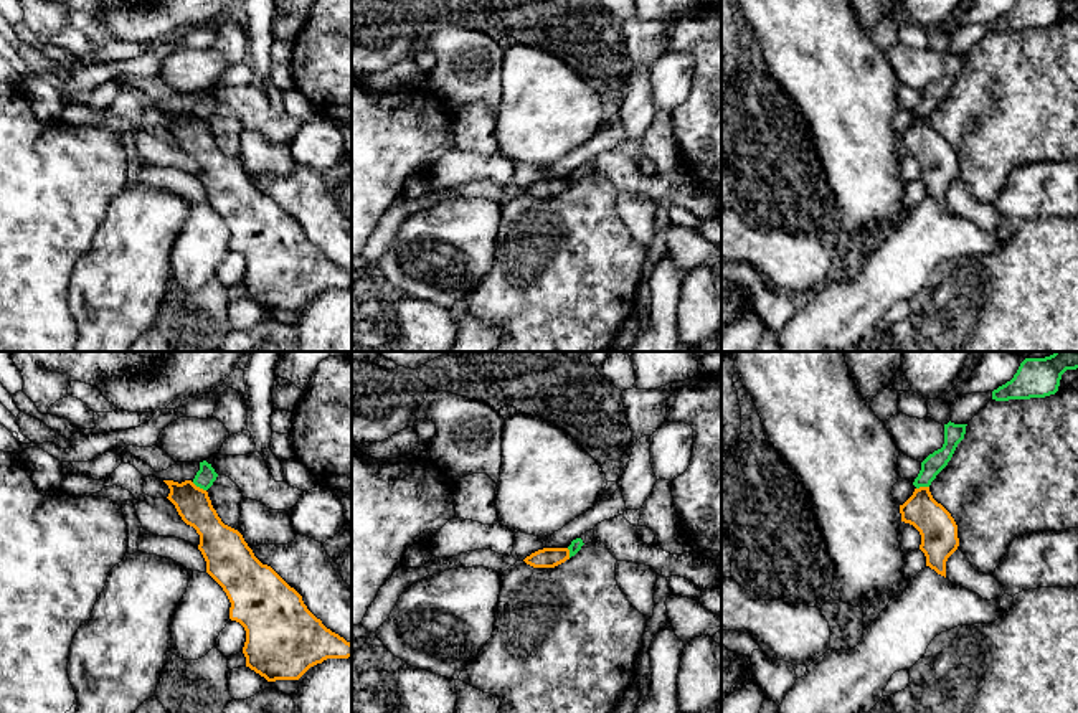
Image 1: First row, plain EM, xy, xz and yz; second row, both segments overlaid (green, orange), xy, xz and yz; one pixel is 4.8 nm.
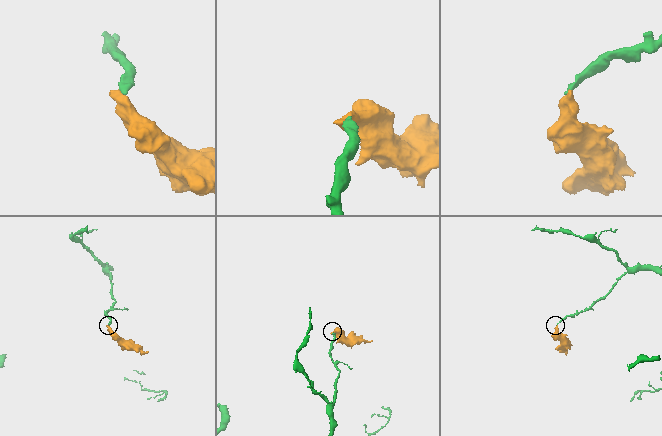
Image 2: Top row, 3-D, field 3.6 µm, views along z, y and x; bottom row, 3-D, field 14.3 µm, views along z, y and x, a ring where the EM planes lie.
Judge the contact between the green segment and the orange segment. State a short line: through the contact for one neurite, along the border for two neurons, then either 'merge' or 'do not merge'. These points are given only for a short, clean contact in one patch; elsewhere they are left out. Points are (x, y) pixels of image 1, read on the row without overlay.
xy (192, 113), (205, 121) | do not merge

